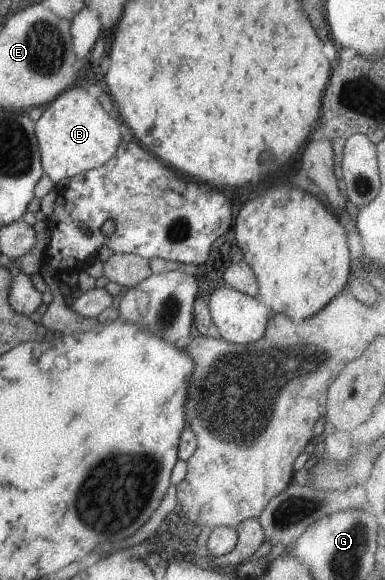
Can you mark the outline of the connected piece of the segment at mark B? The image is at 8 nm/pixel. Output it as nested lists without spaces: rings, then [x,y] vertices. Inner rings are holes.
[[[66,88],[42,110],[33,128],[39,145],[42,171],[52,183],[101,166],[114,155],[121,140],[118,130],[120,121],[110,117],[85,89]]]

